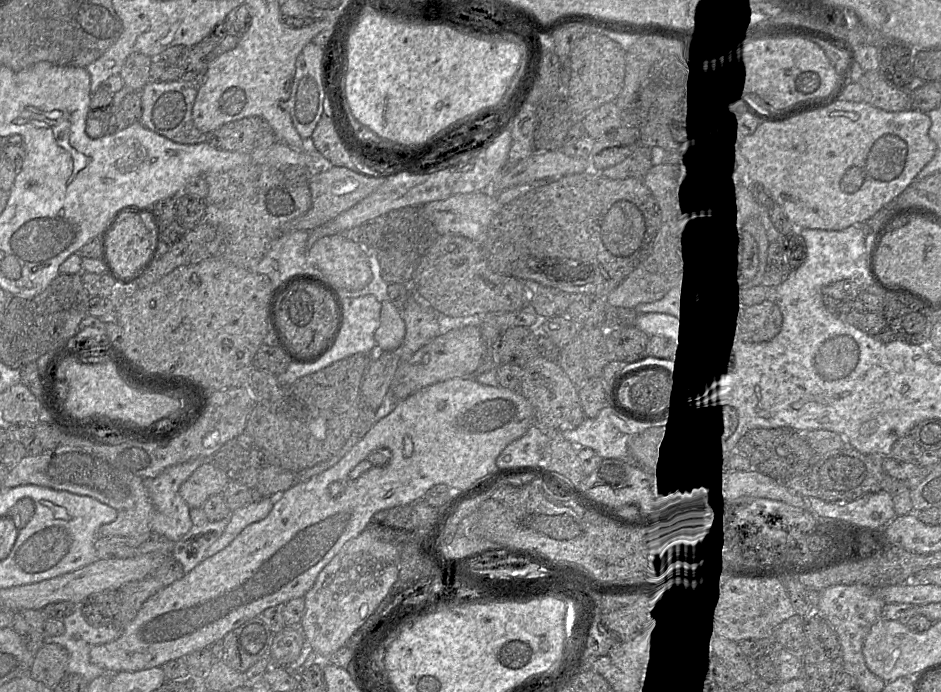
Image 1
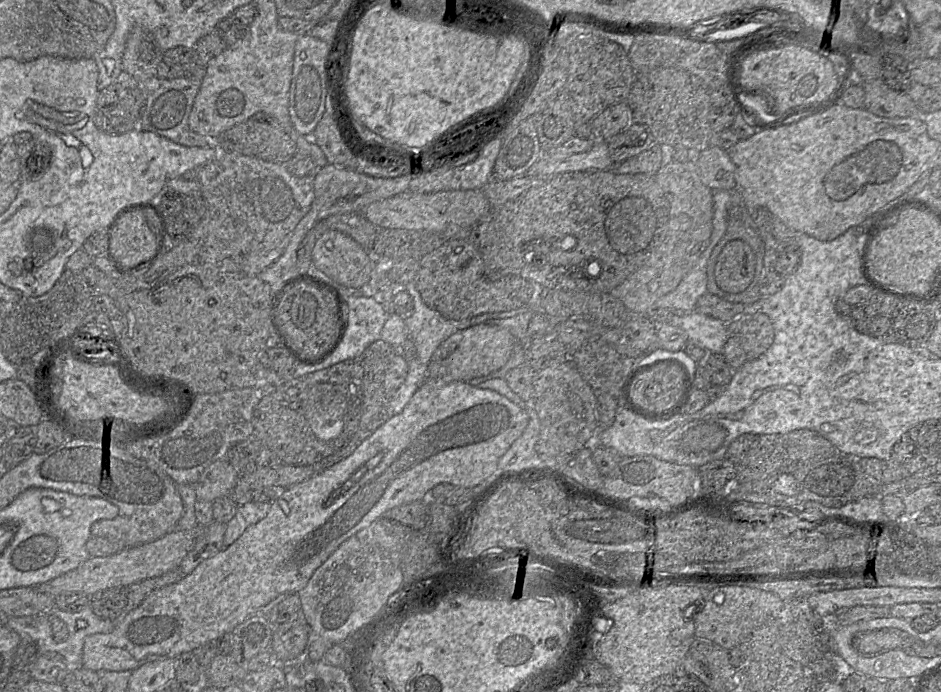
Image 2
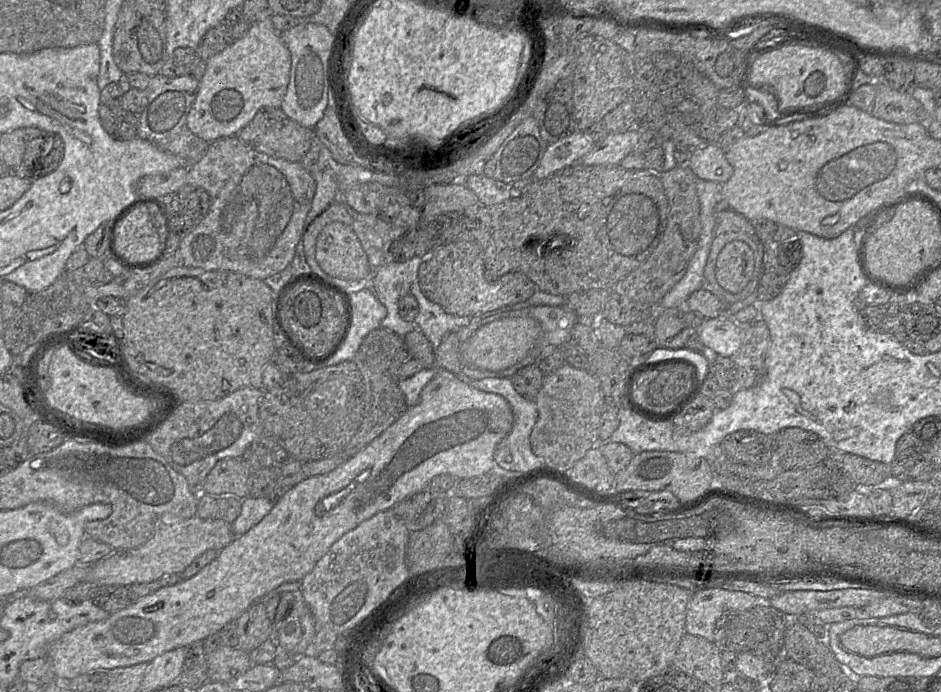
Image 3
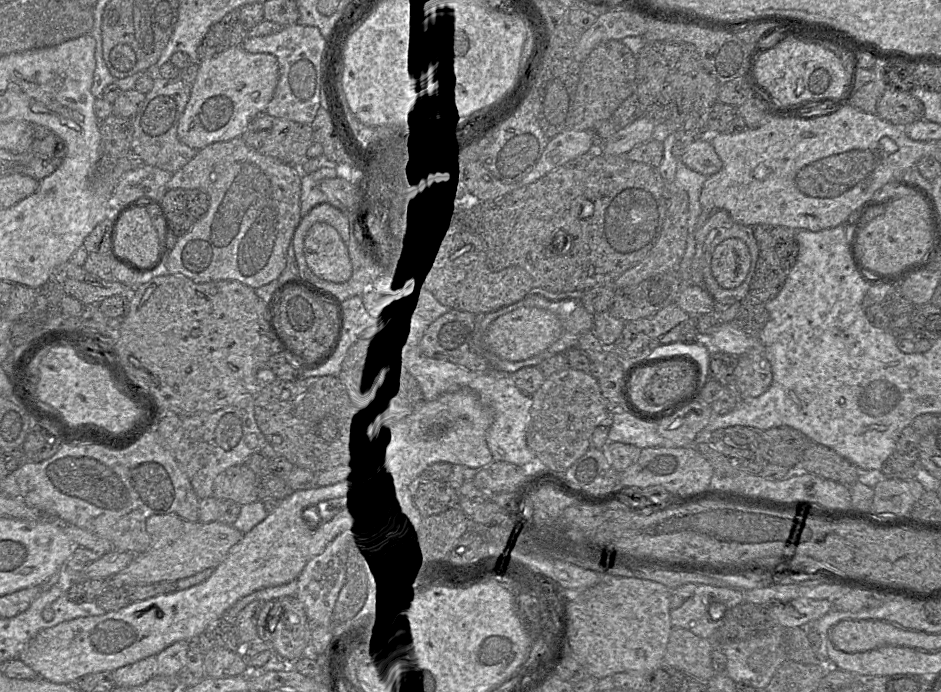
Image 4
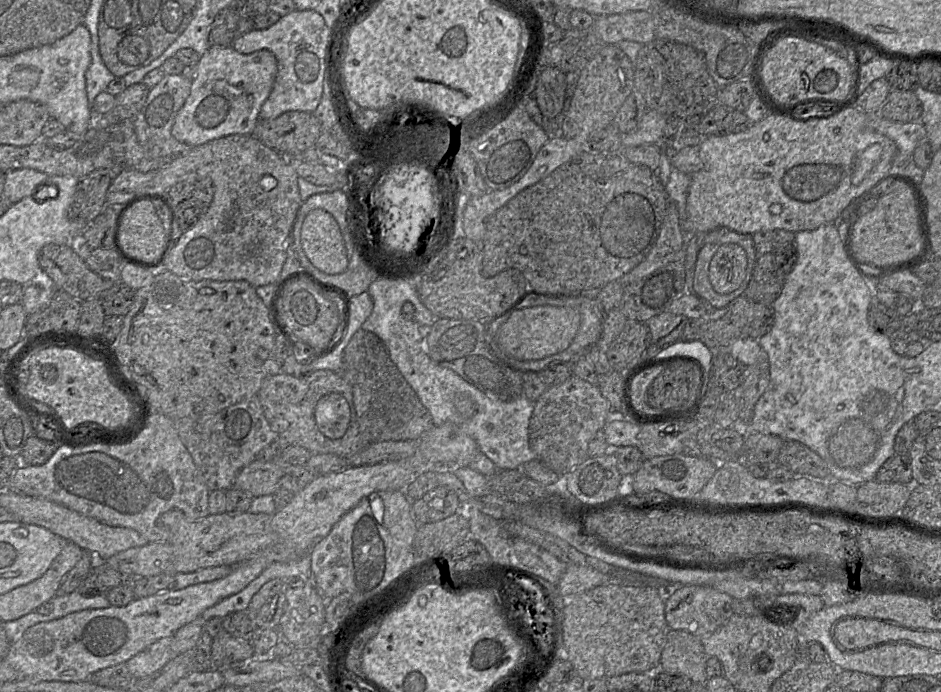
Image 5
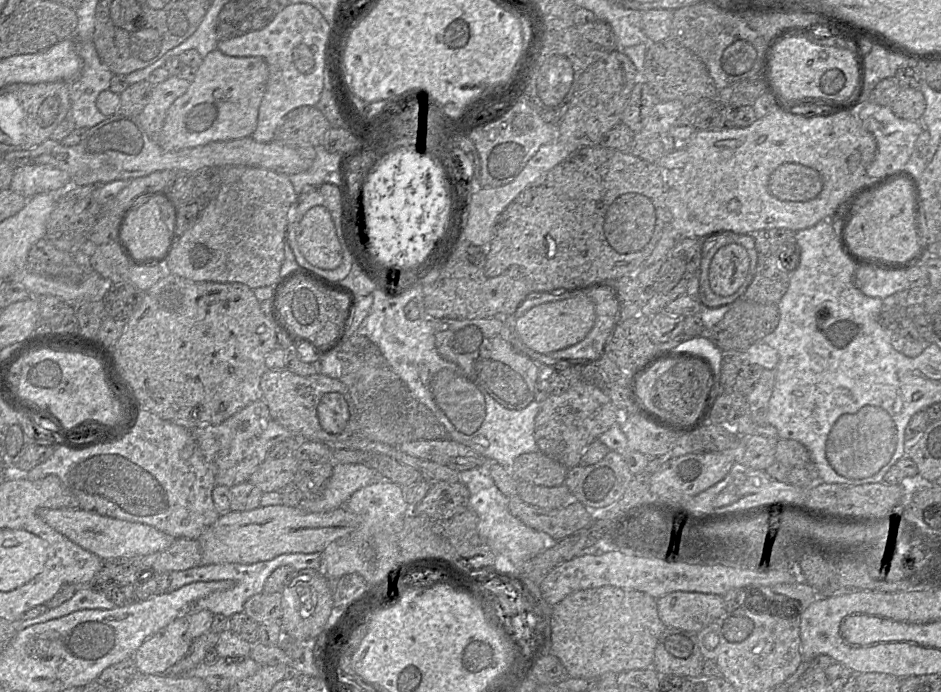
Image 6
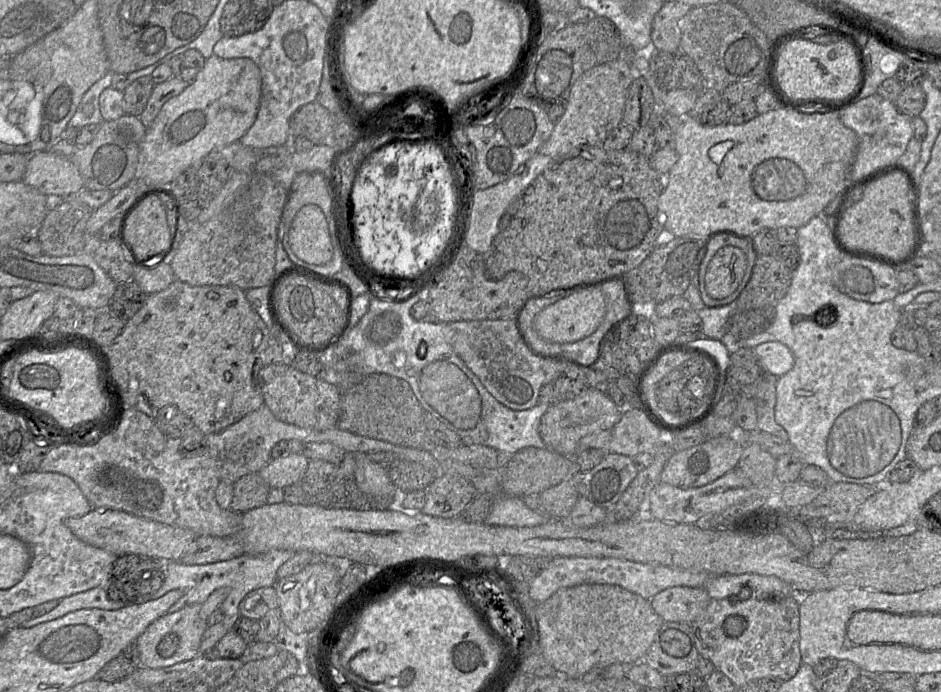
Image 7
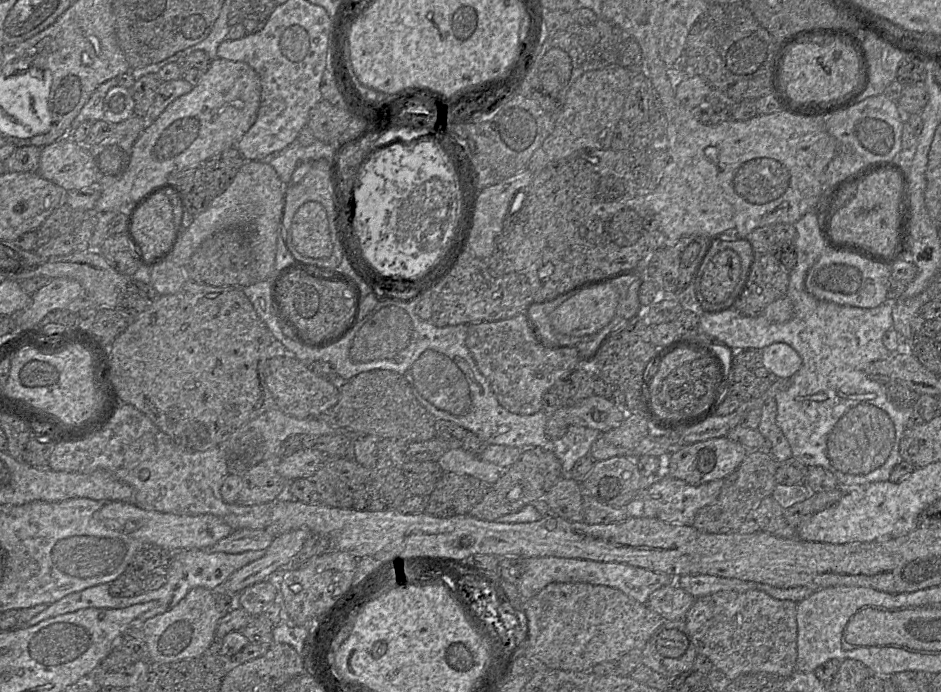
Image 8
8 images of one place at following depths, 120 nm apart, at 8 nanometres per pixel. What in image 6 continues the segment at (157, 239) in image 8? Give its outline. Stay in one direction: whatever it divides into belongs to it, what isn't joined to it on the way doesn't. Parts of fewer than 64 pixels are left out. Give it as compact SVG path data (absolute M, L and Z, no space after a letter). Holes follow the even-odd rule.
M155 200L139 205L126 216L121 239L136 258L154 258L165 251L168 232Z

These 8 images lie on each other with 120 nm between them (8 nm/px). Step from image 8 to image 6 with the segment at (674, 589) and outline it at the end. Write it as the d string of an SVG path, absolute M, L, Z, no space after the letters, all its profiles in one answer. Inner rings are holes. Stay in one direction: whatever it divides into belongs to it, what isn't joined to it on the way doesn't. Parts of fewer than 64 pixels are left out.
M676 591L657 599L659 617L666 627L698 633L726 612L723 596Z

